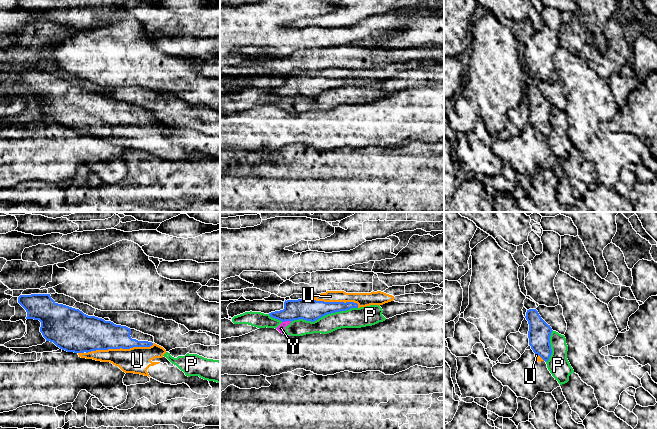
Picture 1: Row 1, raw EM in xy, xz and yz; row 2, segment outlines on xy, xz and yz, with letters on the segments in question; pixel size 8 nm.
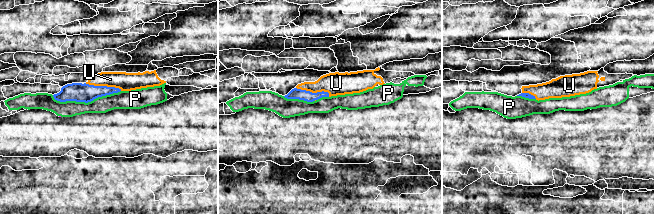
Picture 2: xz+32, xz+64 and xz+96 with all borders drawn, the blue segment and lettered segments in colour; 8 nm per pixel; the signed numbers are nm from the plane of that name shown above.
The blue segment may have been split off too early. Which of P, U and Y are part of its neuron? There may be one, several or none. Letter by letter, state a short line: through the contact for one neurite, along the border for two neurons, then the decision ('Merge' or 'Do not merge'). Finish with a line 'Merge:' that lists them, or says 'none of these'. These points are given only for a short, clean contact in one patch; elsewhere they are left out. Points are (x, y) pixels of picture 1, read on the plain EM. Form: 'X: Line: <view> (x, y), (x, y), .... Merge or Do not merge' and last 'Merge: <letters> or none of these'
P: Do not merge
U: Merge
Y: Line: xz (290, 96), (282, 98). Do not merge
Merge: U

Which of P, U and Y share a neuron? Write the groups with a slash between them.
P Y / U

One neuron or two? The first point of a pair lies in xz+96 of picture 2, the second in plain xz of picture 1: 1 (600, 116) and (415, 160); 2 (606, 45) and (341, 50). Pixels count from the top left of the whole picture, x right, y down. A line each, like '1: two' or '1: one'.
1: two
2: two

